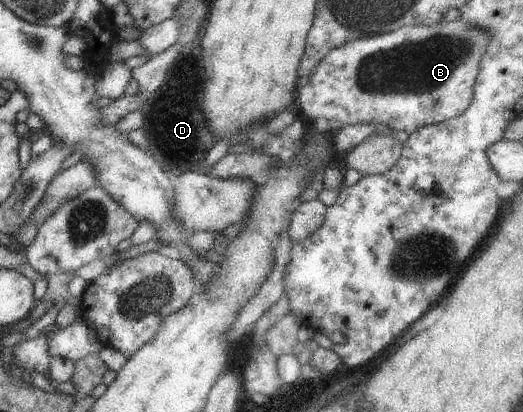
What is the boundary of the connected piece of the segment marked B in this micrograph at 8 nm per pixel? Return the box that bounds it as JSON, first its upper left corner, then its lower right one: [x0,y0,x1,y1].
[294,18,491,134]

